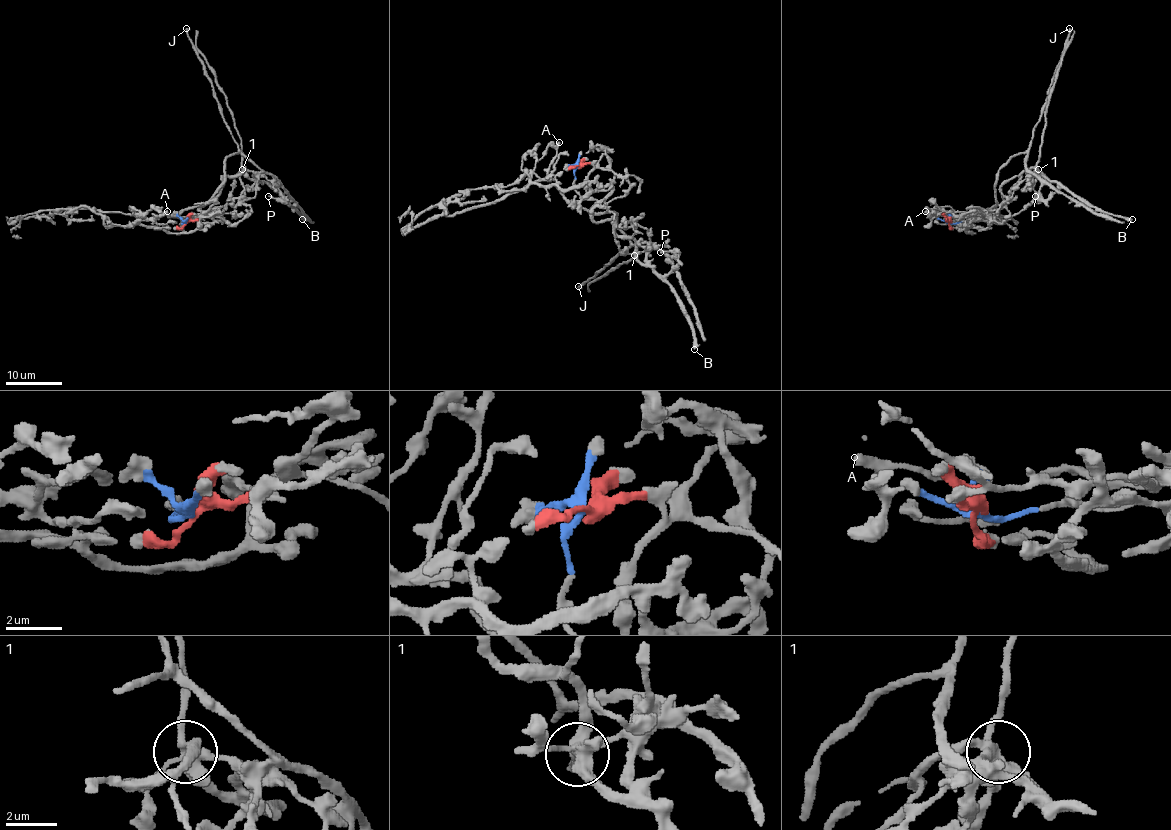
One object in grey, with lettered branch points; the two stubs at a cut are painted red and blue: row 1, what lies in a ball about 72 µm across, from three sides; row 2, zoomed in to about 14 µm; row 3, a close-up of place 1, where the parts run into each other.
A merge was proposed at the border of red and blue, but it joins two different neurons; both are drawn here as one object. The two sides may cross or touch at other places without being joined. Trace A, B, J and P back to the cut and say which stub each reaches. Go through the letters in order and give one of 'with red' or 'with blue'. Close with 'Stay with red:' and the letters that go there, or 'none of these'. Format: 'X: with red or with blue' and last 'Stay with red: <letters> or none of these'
A: with red
B: with blue
J: with red
P: with red
Stay with red: A, J, P

